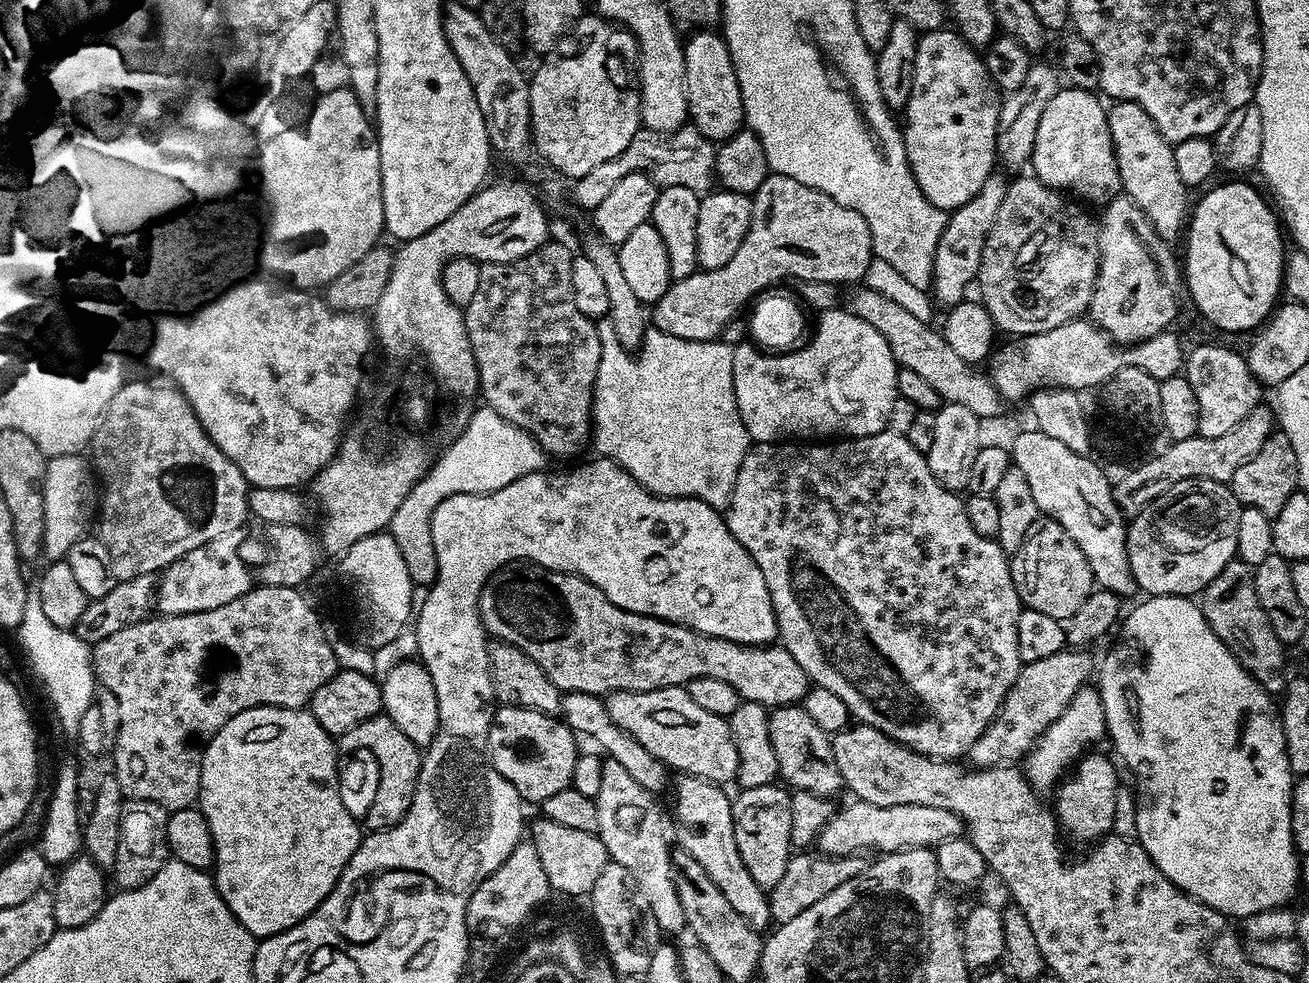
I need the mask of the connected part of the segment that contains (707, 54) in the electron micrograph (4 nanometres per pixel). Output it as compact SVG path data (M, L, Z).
M698 30L683 41L684 89L688 99L688 114L691 127L713 142L723 142L745 127L742 94L730 58L728 43L716 30Z

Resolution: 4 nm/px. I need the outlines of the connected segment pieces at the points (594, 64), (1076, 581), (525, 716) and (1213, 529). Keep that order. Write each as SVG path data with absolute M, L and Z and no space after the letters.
M599 14L581 15L577 20L576 25L572 27L570 32L565 32L564 37L560 39L550 51L543 53L540 65L536 68L536 73L531 73L528 81L528 89L530 90L530 114L532 115L532 143L534 145L535 155L540 155L550 167L553 173L559 174L561 177L567 178L569 181L575 182L583 178L584 175L589 174L594 166L599 166L602 162L608 162L611 159L617 158L618 154L622 154L628 146L630 140L634 138L636 132L640 131L642 121L640 119L640 94L635 87L627 88L624 85L624 76L616 67L620 64L620 44L616 40L612 40L613 25L605 20Z
M1041 518L1030 526L1028 531L1030 544L1036 547L1034 558L1034 587L1020 588L1020 596L1024 608L1033 608L1042 614L1050 614L1050 618L1061 622L1071 620L1082 607L1082 602L1094 591L1094 581L1090 562L1086 562L1086 554L1078 550L1078 542L1062 530L1056 520Z
M500 706L495 709L488 735L488 759L515 786L525 802L543 802L550 794L569 787L578 755L577 737L563 719L529 708Z
M1183 480L1172 485L1171 489L1161 494L1157 500L1151 500L1138 515L1131 517L1128 524L1128 557L1130 558L1130 570L1136 579L1137 589L1148 596L1186 596L1192 598L1203 593L1204 588L1210 586L1210 582L1214 582L1214 578L1218 578L1218 574L1222 574L1224 567L1236 556L1238 518L1241 507L1242 505L1232 493L1231 487L1228 484L1220 484L1217 480Z

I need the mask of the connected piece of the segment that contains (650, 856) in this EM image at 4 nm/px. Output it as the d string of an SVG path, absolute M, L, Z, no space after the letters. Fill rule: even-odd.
M611 758L604 760L602 766L602 783L598 786L598 794L594 798L598 806L598 830L596 835L606 846L611 863L626 866L630 874L634 874L634 882L638 882L638 890L642 890L646 902L650 902L650 910L654 914L654 922L658 922L661 933L684 932L686 925L682 914L682 902L678 902L678 890L672 877L672 853L668 848L670 836L664 833L664 816L655 804L653 793L648 792L622 767L622 762Z

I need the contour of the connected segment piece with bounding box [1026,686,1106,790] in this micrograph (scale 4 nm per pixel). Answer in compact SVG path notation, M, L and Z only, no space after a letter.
M1085 686L1078 690L1078 694L1074 696L1070 702L1070 706L1066 706L1066 710L1062 710L1062 714L1040 735L1040 741L1034 745L1031 752L1026 757L1026 775L1033 788L1037 790L1055 789L1059 785L1062 777L1075 765L1081 756L1085 755L1086 750L1091 749L1101 739L1105 739L1106 729L1104 726L1104 707L1102 706L1102 698L1099 691L1095 687Z

